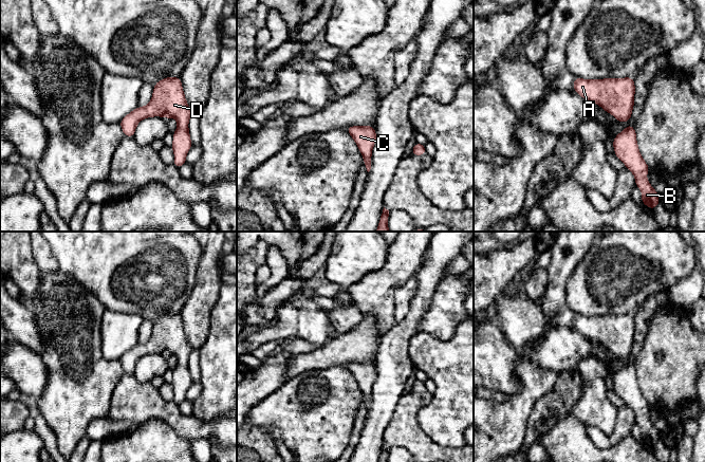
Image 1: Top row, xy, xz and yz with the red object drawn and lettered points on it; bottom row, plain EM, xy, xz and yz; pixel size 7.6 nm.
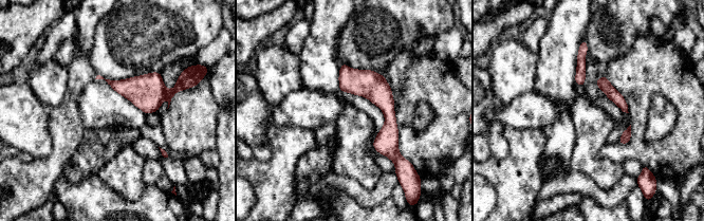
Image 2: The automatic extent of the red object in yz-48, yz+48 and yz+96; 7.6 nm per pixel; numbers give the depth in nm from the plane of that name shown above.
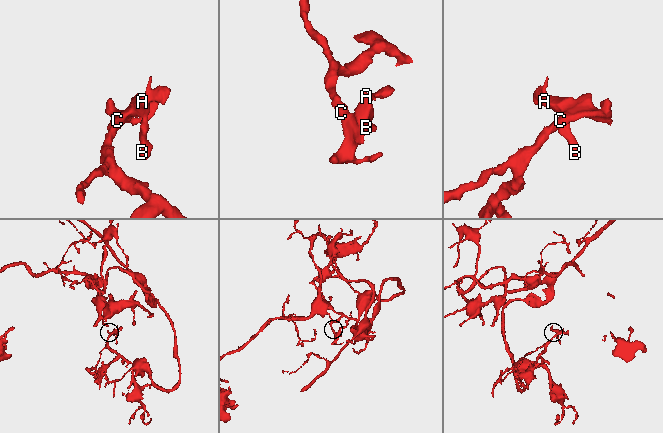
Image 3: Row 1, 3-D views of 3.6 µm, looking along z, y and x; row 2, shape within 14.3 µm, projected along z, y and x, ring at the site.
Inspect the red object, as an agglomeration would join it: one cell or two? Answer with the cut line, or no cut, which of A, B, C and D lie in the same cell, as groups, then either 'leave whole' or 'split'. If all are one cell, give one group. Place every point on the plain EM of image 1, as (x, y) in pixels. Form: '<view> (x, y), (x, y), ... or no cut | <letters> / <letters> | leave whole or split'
no cut | A B C D | leave whole

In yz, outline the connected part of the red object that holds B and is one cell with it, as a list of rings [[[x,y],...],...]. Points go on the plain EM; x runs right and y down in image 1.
[[[629,362],[614,374],[613,385],[616,394],[634,411],[635,422],[642,427],[642,440],[654,447],[660,431],[647,417],[649,403],[638,387],[634,363]]]

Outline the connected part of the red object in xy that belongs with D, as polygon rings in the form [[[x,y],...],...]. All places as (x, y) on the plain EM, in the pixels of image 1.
[[[166,314],[154,320],[152,335],[145,344],[137,344],[119,359],[124,372],[133,374],[137,361],[147,354],[173,354],[178,364],[173,369],[171,385],[174,390],[173,402],[180,405],[186,400],[186,392],[192,383],[188,359],[191,353],[180,314]]]

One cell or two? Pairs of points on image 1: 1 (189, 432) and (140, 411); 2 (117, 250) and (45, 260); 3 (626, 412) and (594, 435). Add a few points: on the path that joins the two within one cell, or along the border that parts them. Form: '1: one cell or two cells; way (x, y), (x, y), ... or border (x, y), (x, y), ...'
1: one cell; way (177, 420), (168, 411), (152, 411)
2: two cells; border (48, 242), (59, 269)
3: one cell; way (625, 423), (611, 440), (605, 440)

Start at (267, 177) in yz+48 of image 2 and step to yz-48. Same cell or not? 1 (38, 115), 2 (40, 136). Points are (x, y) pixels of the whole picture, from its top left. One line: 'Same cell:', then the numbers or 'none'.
Same cell: none

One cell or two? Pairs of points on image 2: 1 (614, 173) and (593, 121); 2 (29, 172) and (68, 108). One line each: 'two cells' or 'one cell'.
1: one cell
2: one cell

